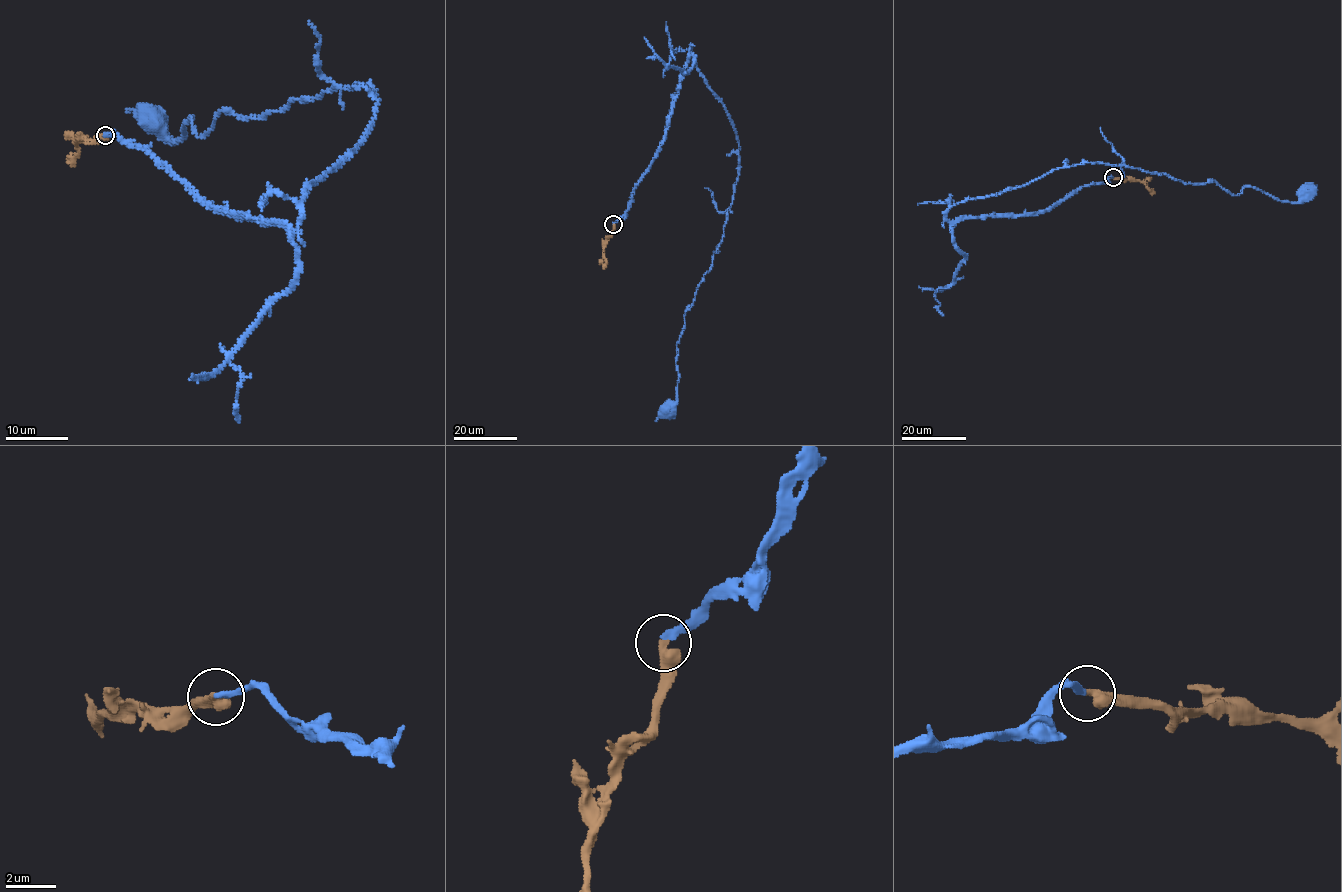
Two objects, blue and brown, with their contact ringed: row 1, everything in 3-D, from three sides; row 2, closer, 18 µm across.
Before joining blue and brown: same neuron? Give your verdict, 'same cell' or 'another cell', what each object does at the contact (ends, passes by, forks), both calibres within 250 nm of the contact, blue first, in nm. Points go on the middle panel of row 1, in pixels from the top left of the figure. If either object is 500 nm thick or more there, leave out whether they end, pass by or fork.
same cell; blue ends; brown ends; calibres 260 and 480 nm

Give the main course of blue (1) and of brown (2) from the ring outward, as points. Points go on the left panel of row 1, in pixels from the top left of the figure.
1: (105, 135), (293, 232), (378, 105), (340, 87), (224, 110), (200, 136), (190, 118), (176, 141), (150, 119)
2: (105, 135), (76, 139), (77, 154), (68, 163)

